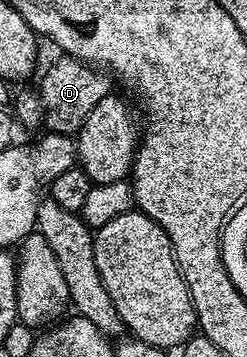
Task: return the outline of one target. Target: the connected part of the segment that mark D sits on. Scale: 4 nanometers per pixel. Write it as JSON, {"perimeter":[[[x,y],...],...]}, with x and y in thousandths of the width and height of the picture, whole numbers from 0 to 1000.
{"perimeter":[[[235,160],[219,179],[170,210],[170,235],[146,244],[146,263],[170,280],[170,345],[190,370],[223,367],[247,378],[312,381],[340,328],[389,305],[429,266],[449,263],[453,221],[433,202],[385,193],[356,176],[328,176],[296,160]]]}

